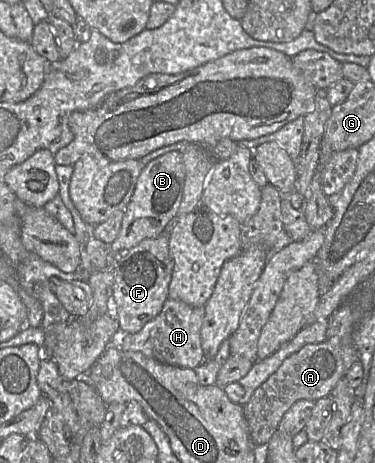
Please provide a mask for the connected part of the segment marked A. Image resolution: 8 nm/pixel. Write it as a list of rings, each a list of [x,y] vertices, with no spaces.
[[[325,340],[304,345],[298,352],[286,358],[281,366],[252,394],[243,405],[244,417],[254,445],[268,444],[284,414],[299,400],[316,401],[330,395],[337,382],[359,359],[354,342],[339,344]]]

